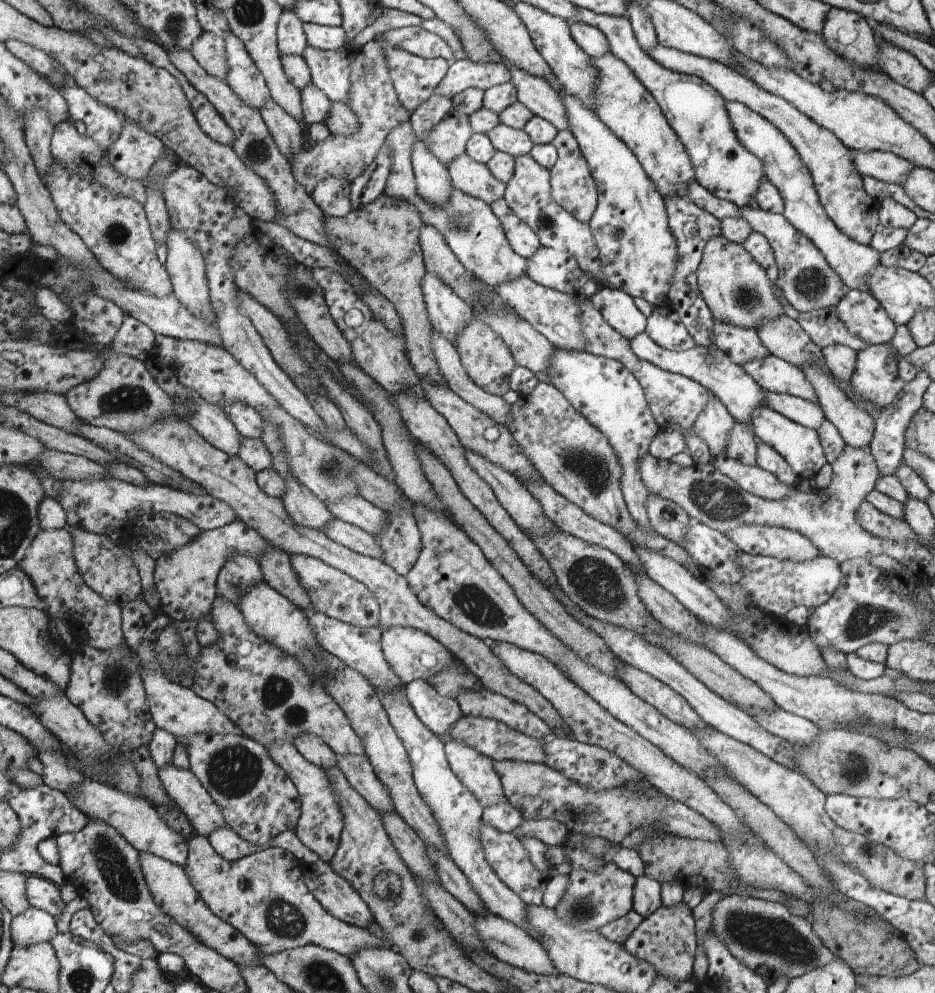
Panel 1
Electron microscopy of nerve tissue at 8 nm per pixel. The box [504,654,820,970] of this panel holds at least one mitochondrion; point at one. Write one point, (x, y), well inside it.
(581, 910)

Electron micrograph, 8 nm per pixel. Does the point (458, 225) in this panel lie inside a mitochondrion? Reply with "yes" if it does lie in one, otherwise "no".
yes

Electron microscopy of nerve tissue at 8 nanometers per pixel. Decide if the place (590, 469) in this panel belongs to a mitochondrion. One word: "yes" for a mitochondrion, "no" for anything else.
yes

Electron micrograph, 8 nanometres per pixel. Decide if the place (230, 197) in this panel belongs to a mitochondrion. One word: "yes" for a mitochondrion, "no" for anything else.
no

